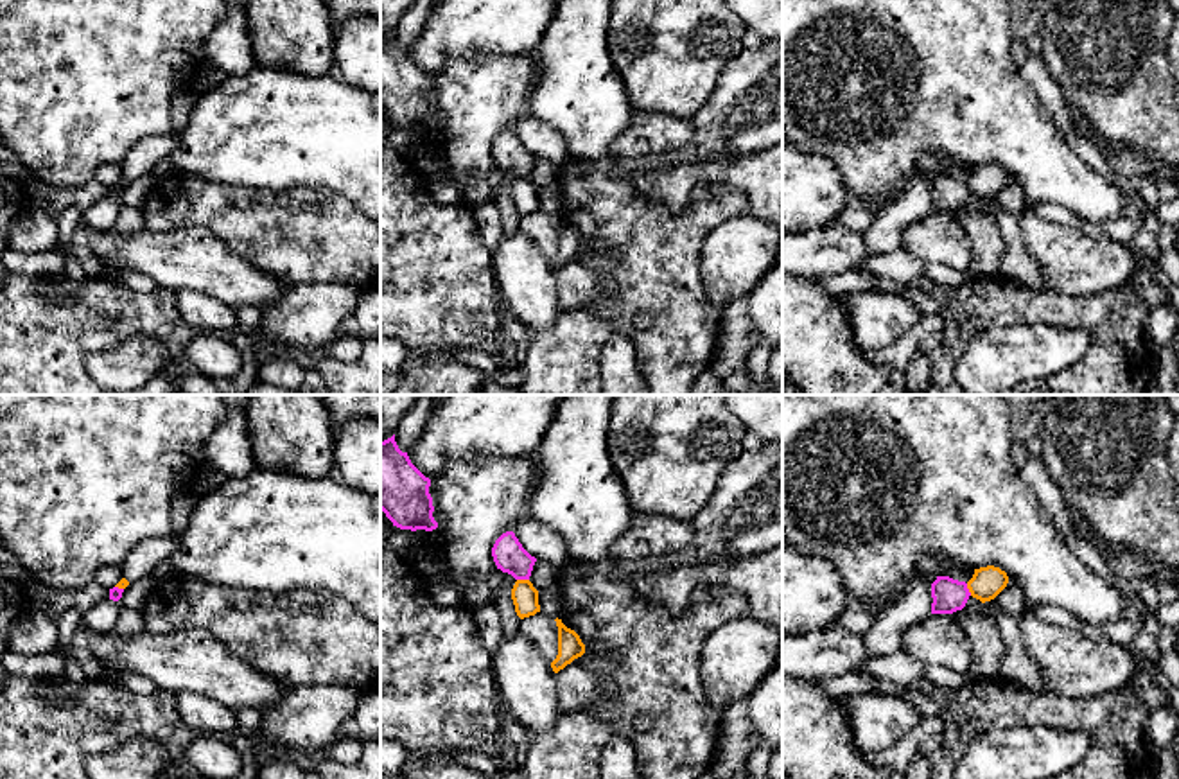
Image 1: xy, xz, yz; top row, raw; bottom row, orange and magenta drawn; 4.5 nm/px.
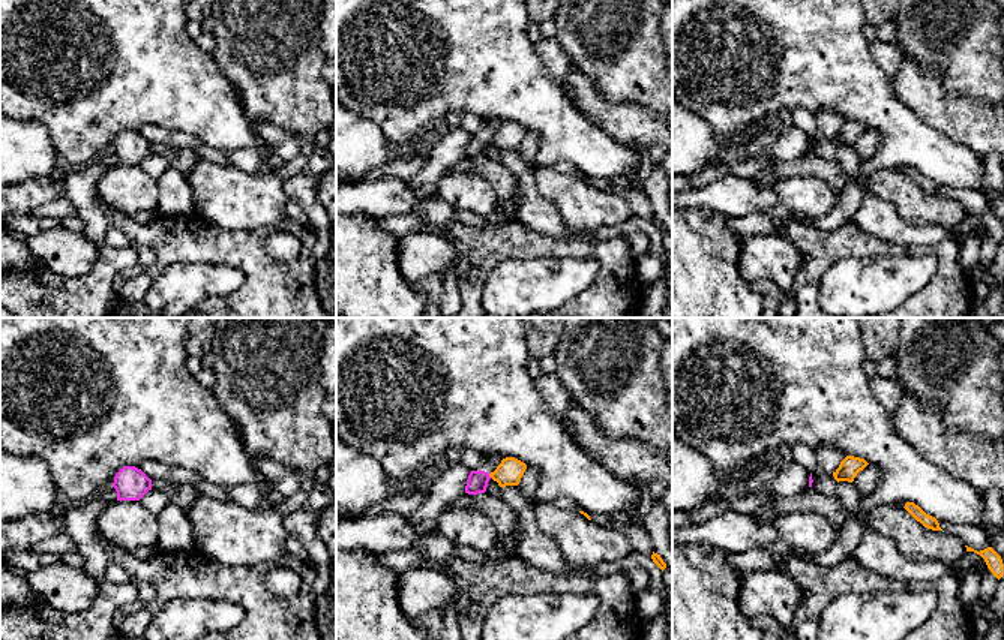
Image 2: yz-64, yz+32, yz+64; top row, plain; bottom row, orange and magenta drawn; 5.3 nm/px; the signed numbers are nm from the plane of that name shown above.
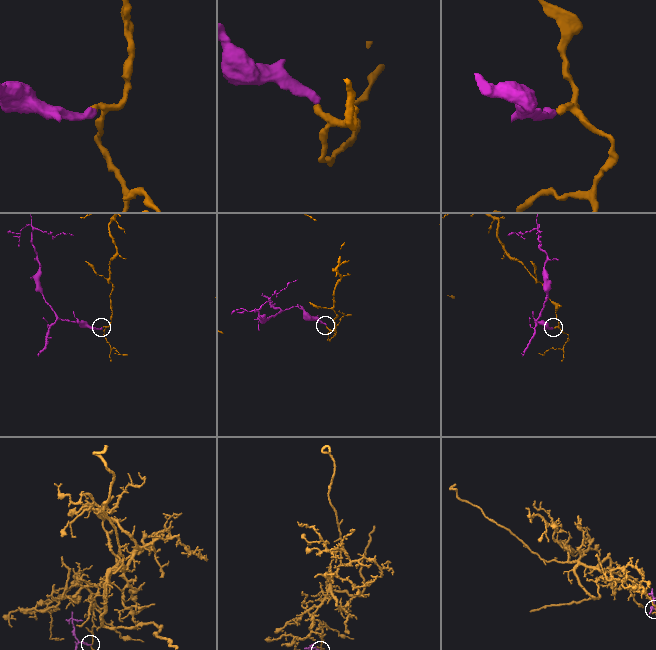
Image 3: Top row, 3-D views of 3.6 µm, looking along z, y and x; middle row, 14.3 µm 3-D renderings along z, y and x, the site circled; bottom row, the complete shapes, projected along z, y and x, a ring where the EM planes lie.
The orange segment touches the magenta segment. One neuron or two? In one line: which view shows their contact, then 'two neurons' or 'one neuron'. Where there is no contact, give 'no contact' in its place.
meets orange in xz; two neurons

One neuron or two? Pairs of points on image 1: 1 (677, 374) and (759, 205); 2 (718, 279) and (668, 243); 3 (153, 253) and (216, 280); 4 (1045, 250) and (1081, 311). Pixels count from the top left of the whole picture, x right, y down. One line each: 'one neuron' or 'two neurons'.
1: two neurons
2: two neurons
3: one neuron
4: two neurons

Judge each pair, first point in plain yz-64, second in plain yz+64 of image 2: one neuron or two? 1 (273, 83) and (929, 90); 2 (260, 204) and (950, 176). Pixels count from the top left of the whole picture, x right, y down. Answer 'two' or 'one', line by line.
1: two
2: two

